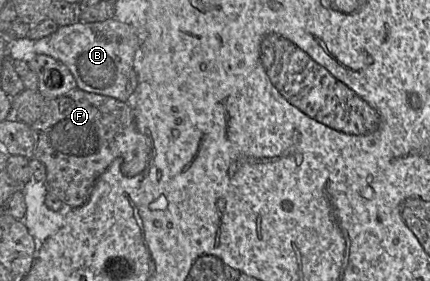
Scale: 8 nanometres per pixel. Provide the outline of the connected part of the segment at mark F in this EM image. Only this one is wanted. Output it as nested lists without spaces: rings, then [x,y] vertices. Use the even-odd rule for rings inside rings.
[[[78,88],[62,96],[47,99],[41,117],[30,125],[34,139],[34,158],[46,168],[45,188],[48,193],[59,198],[66,208],[84,205],[98,177],[116,159],[133,151],[146,137],[137,128],[132,107],[116,98],[90,93]]]

